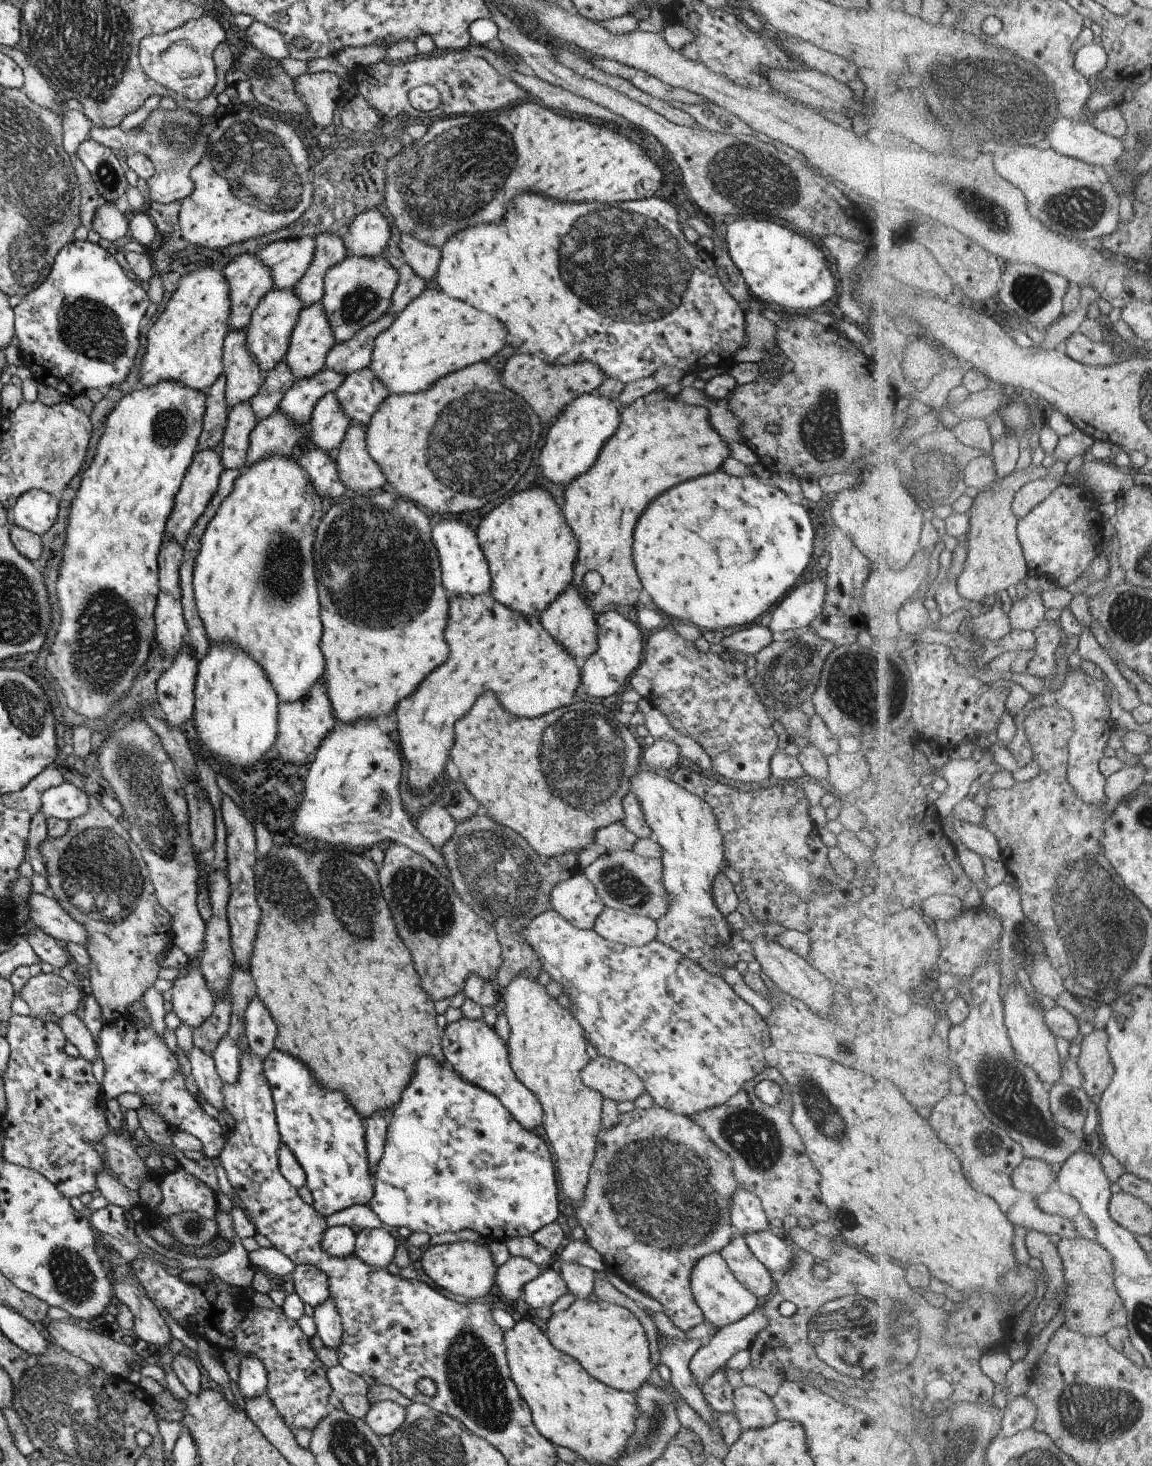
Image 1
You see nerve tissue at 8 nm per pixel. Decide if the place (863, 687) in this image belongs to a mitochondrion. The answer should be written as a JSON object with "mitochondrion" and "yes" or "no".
{"mitochondrion":"yes"}

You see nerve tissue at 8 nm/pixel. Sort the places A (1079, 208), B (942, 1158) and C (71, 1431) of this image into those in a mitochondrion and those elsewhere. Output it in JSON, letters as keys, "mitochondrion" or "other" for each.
{"A":"mitochondrion","B":"other","C":"mitochondrion"}

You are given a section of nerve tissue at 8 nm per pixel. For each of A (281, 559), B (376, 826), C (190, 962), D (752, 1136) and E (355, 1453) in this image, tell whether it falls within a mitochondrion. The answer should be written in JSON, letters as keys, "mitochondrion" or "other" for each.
{"A":"mitochondrion","B":"other","C":"other","D":"mitochondrion","E":"mitochondrion"}

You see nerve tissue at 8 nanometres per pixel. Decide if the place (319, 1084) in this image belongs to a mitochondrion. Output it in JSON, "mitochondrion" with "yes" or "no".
{"mitochondrion":"no"}

